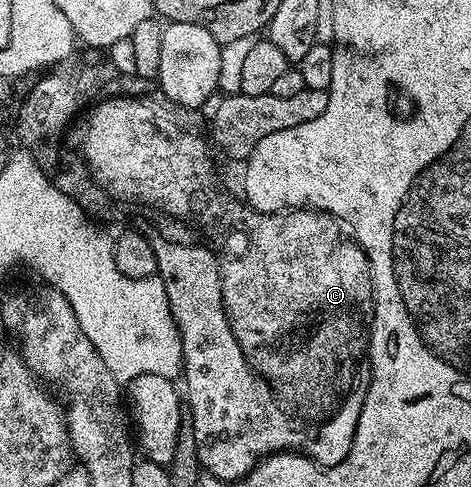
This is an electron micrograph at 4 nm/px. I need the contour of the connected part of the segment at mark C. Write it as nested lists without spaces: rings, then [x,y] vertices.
[[[242,206],[230,224],[230,233],[227,234],[226,241],[224,239],[221,241],[218,256],[218,269],[222,279],[222,293],[228,322],[232,326],[236,342],[240,342],[240,346],[244,350],[247,364],[273,388],[275,397],[283,405],[294,404],[293,411],[295,413],[298,411],[304,419],[311,420],[310,424],[314,426],[317,426],[319,422],[338,420],[346,402],[352,398],[352,390],[354,390],[354,382],[356,382],[360,366],[370,364],[368,349],[374,310],[374,286],[370,275],[370,262],[362,250],[362,245],[350,238],[345,240],[341,230],[343,231],[339,221],[330,213],[312,208],[296,208],[285,212],[255,212],[249,206]]]

